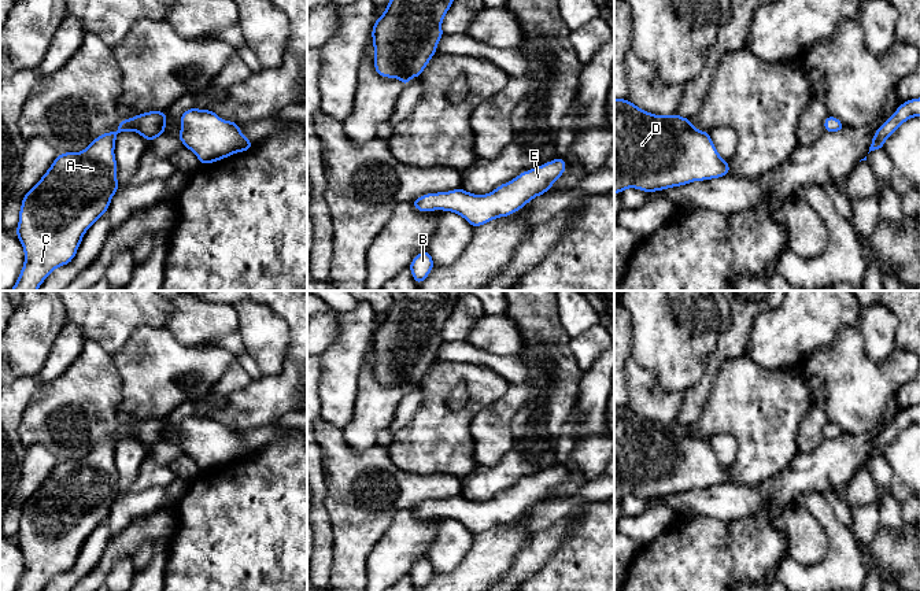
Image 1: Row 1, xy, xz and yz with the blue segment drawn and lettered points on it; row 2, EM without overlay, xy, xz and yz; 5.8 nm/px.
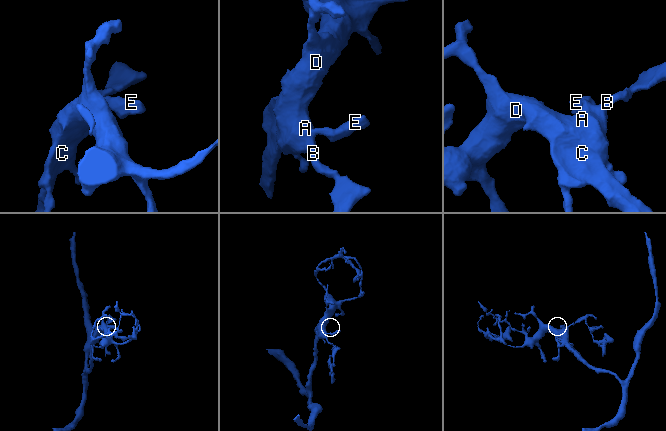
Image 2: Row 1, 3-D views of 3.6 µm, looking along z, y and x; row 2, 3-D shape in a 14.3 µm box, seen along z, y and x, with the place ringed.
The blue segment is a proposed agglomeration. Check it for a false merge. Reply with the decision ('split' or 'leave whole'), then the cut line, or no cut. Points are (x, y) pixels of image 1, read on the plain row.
leave whole | no cut

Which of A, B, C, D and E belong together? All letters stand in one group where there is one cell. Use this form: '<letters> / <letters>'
A B C D E

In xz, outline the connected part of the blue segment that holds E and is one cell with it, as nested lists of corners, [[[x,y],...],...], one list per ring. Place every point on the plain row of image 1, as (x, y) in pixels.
[[[555,465],[520,480],[514,487],[499,492],[488,502],[474,502],[459,495],[450,499],[426,500],[410,510],[421,520],[452,518],[476,536],[492,527],[509,524],[533,505],[544,502],[565,477],[565,465]]]

